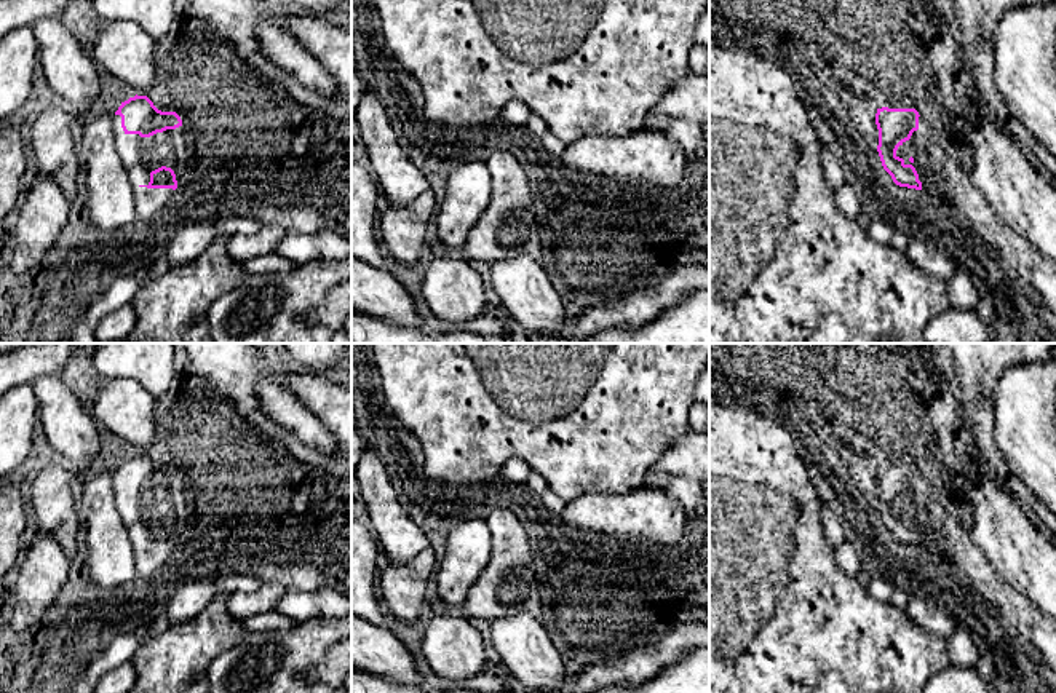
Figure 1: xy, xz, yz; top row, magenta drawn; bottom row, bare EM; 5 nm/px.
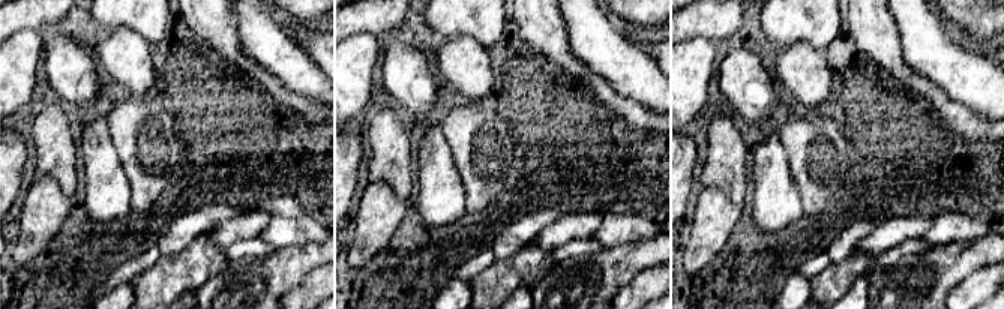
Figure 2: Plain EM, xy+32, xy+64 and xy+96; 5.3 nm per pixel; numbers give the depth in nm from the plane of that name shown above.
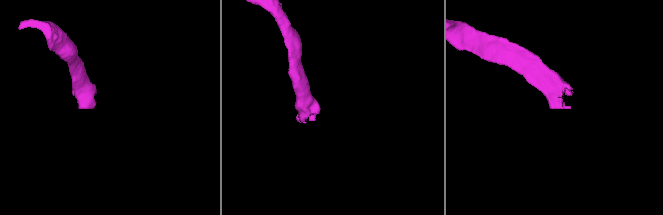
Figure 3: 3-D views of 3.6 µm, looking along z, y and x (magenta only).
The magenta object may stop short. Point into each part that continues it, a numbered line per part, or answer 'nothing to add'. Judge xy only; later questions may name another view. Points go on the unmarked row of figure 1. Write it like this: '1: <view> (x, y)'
1: xy (139, 513)

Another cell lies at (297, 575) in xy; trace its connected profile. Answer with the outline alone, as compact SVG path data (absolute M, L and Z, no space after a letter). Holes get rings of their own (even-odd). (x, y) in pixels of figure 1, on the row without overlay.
M302 562L284 565L257 565L251 575L267 583L281 583L289 589L316 591L326 586L324 576L313 567Z

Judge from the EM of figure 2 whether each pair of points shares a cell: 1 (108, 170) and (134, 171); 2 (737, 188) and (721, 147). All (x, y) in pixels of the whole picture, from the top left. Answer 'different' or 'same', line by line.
1: different
2: same

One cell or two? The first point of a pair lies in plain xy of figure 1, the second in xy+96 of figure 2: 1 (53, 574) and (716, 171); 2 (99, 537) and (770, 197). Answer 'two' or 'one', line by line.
1: two
2: one

